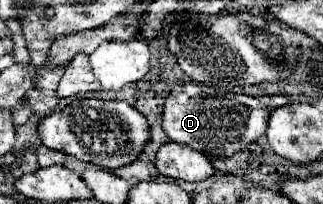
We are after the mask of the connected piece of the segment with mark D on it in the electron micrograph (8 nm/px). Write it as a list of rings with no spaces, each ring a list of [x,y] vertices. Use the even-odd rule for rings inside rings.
[[[180,84],[166,98],[162,128],[172,142],[190,146],[214,160],[230,158],[248,144],[256,142],[266,132],[268,118],[270,108],[254,96],[222,92],[216,86],[204,84]]]

